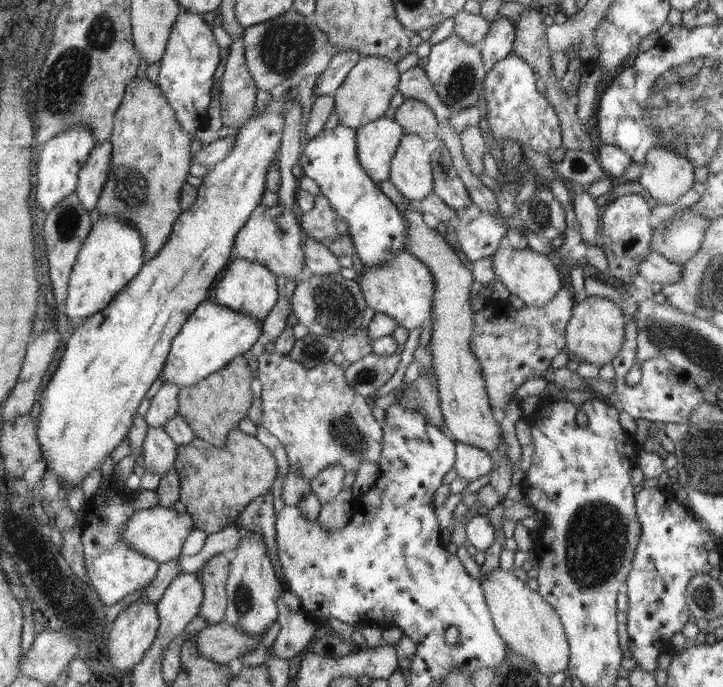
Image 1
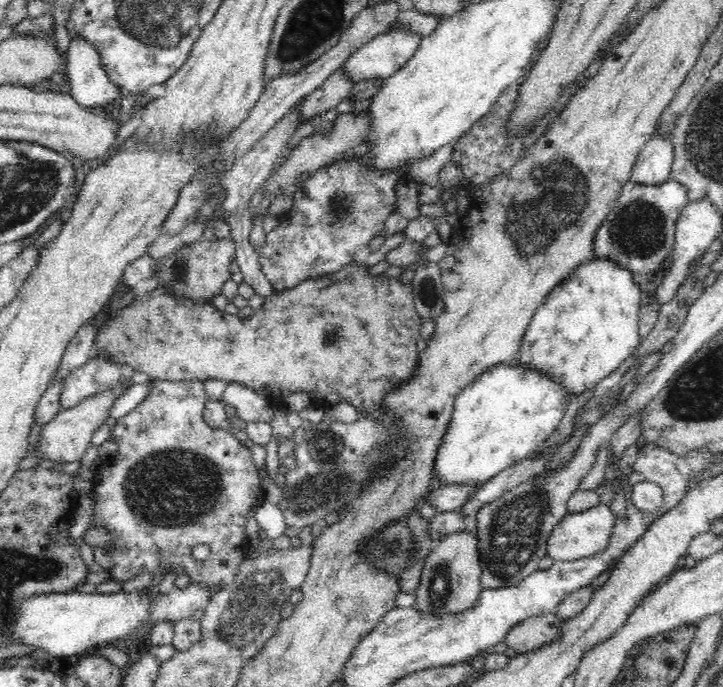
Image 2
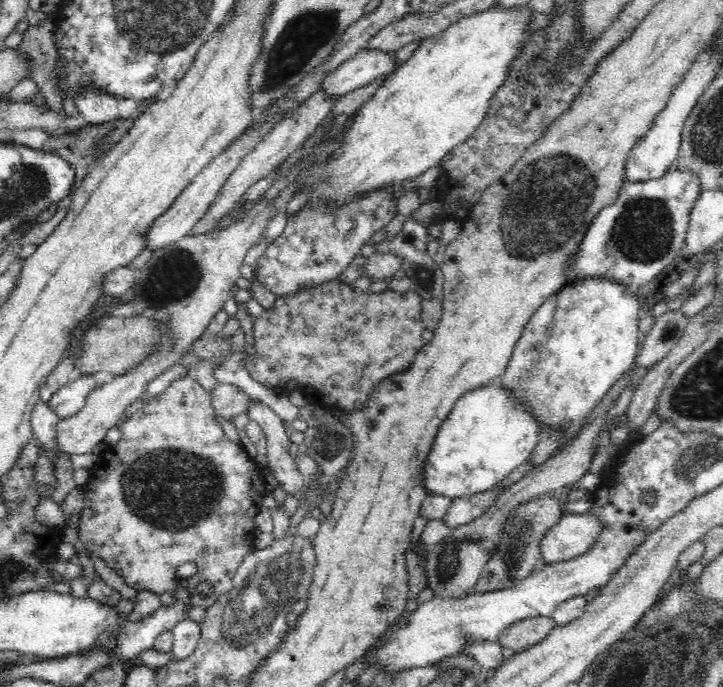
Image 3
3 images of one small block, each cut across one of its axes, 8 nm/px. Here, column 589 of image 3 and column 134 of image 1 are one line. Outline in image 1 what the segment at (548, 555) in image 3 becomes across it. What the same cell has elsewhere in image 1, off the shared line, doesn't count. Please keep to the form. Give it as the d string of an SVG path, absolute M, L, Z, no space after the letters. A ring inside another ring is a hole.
M156 506L145 510L136 510L133 517L123 527L122 540L136 552L155 560L159 565L178 558L182 544L194 530L192 520L188 514L179 514L175 509L169 510Z

